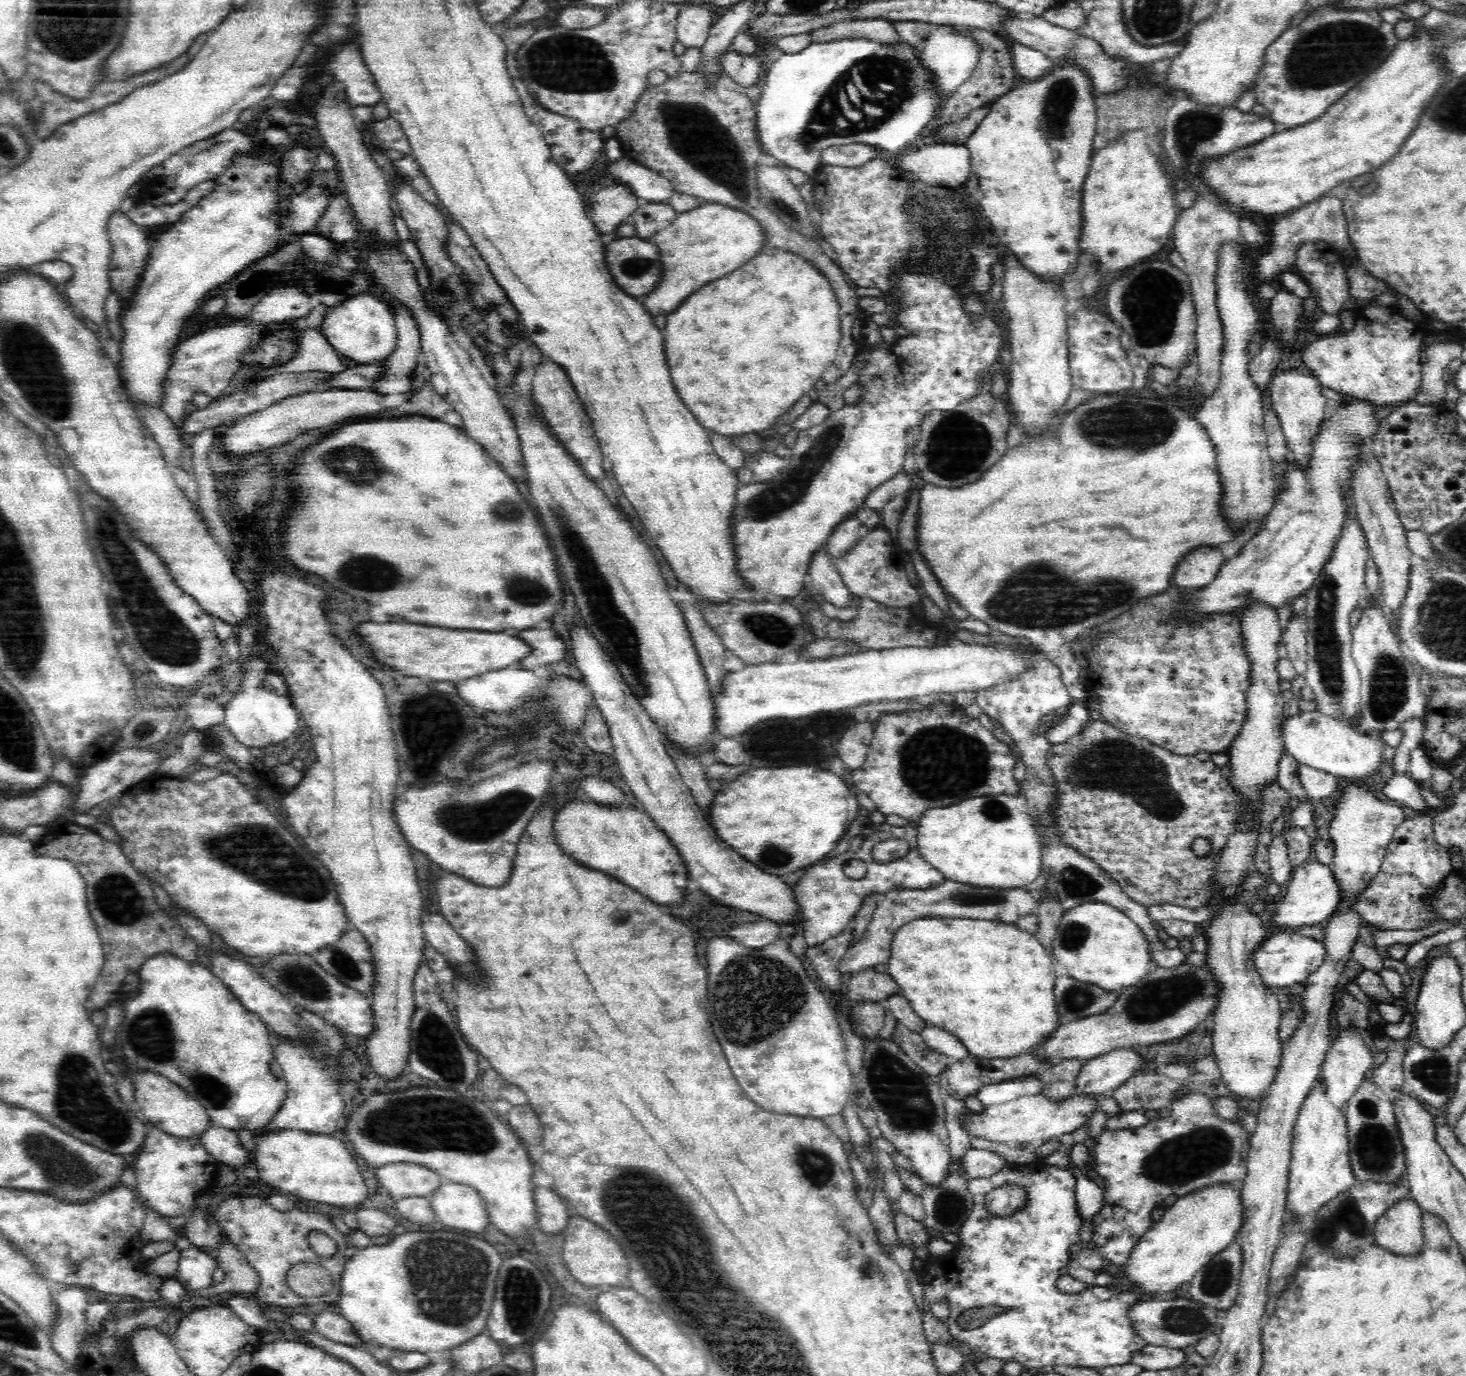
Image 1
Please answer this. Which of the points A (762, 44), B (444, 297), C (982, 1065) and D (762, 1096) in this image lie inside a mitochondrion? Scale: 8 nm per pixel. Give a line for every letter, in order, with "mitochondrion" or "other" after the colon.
A: other
B: mitochondrion
C: other
D: other

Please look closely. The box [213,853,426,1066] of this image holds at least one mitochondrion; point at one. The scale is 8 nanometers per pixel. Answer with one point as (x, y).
(304, 981)

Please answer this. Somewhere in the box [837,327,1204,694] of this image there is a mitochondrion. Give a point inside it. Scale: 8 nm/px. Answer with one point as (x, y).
(1072, 600)

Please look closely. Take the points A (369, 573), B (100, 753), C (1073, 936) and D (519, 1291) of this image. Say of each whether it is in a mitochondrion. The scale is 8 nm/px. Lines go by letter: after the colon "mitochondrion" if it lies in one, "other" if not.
A: mitochondrion
B: other
C: mitochondrion
D: mitochondrion

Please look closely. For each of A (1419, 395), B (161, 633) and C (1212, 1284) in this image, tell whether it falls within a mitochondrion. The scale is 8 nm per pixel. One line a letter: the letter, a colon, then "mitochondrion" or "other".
A: other
B: mitochondrion
C: mitochondrion

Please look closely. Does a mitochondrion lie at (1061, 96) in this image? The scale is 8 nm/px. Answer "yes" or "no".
yes

